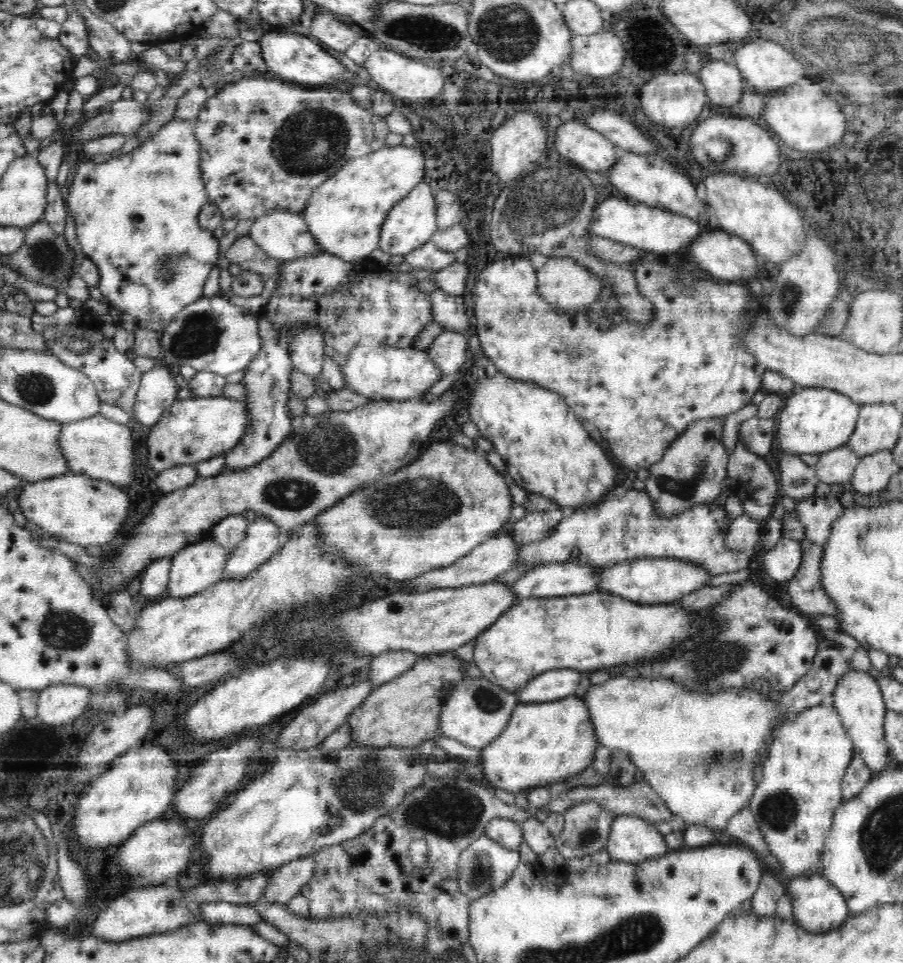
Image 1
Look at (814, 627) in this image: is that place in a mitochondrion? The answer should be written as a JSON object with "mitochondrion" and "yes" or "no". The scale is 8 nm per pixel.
{"mitochondrion":"no"}

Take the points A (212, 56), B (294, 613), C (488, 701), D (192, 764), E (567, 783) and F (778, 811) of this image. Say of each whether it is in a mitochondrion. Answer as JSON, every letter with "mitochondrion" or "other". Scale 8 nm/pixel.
{"A":"mitochondrion","B":"other","C":"mitochondrion","D":"other","E":"other","F":"mitochondrion"}

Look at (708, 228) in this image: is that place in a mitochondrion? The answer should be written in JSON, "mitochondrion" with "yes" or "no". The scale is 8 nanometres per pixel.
{"mitochondrion":"no"}

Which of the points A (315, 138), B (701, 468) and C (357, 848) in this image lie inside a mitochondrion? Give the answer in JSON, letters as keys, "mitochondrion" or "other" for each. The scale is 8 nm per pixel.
{"A":"mitochondrion","B":"mitochondrion","C":"other"}

